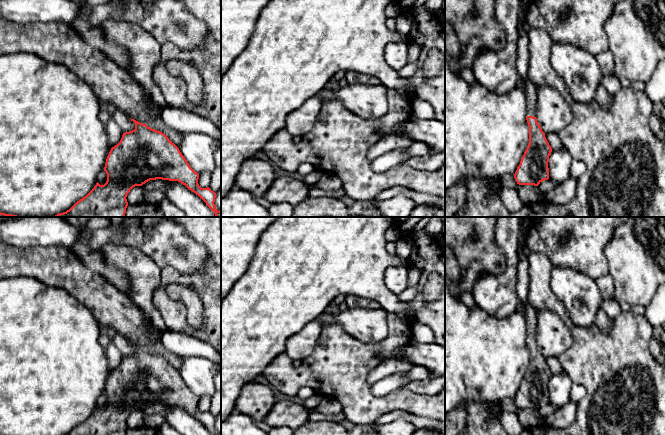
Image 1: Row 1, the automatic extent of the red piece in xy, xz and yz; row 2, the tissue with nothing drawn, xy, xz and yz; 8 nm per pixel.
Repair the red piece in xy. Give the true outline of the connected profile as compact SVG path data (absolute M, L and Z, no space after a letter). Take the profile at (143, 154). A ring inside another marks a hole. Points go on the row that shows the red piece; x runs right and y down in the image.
M134 119L131 121L135 123L135 129L123 133L120 142L111 148L107 156L104 167L107 174L106 183L100 185L97 182L94 188L69 210L48 217L125 217L128 206L126 197L130 190L156 179L180 182L198 195L216 217L221 217L221 211L218 211L214 204L216 193L209 187L199 186L199 174L190 167L179 148L164 133Z

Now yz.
M527 77L523 84L527 102L526 120L529 126L529 144L514 174L519 185L538 186L549 179L549 156L552 148L536 118L537 87Z

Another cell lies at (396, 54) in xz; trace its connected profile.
M393 42L386 45L384 56L390 68L398 71L407 65L408 46L406 42Z

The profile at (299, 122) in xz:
M317 95L309 98L287 116L285 129L292 136L304 136L312 129L321 107L322 101Z

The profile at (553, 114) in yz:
M537 88L536 118L544 133L558 134L572 120L572 112L555 88Z

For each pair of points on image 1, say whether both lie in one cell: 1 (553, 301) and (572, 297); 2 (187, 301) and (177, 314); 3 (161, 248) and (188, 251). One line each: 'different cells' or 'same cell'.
1: different cells
2: different cells
3: same cell

